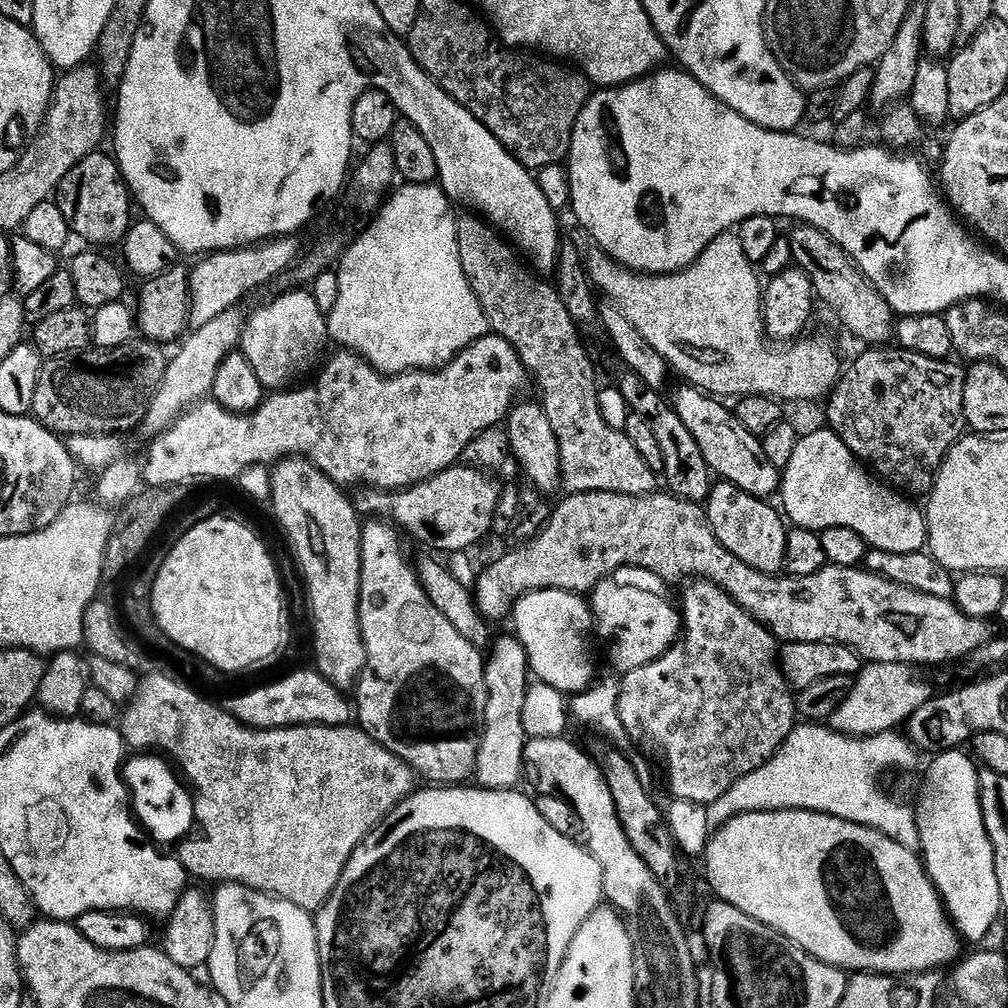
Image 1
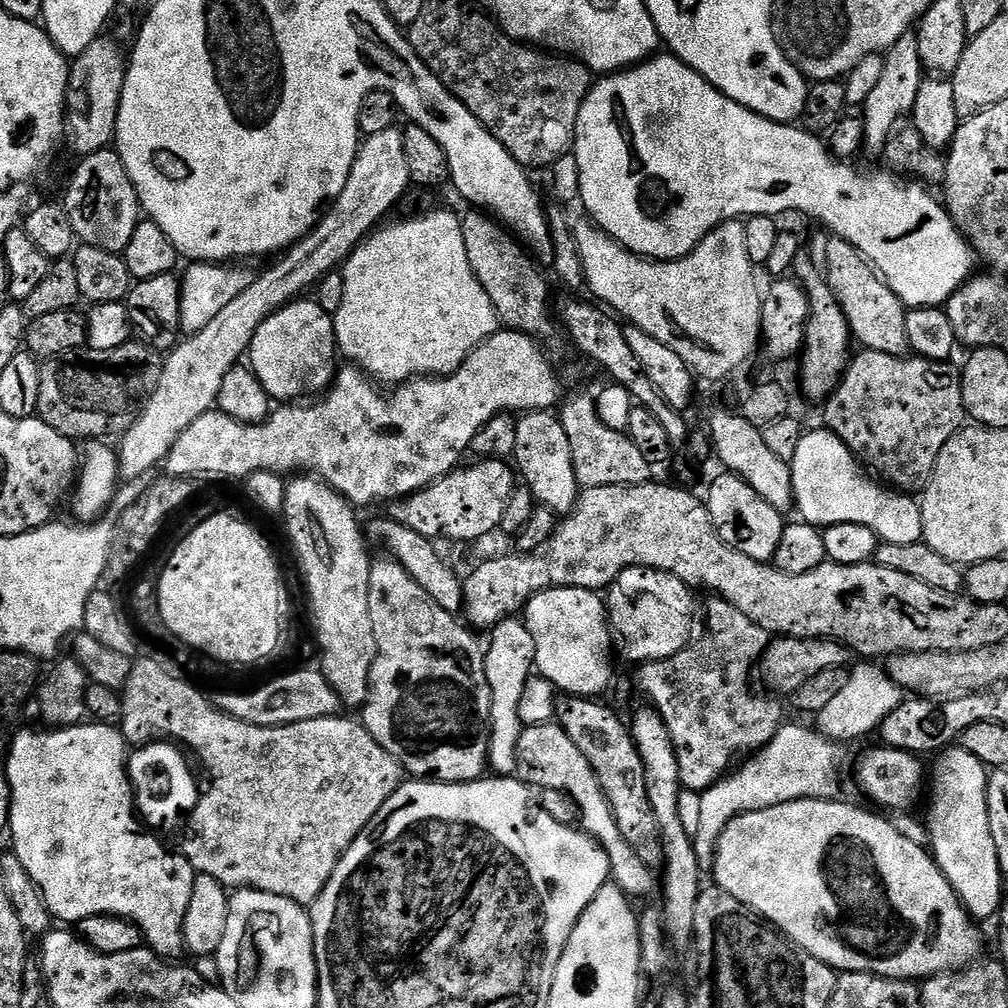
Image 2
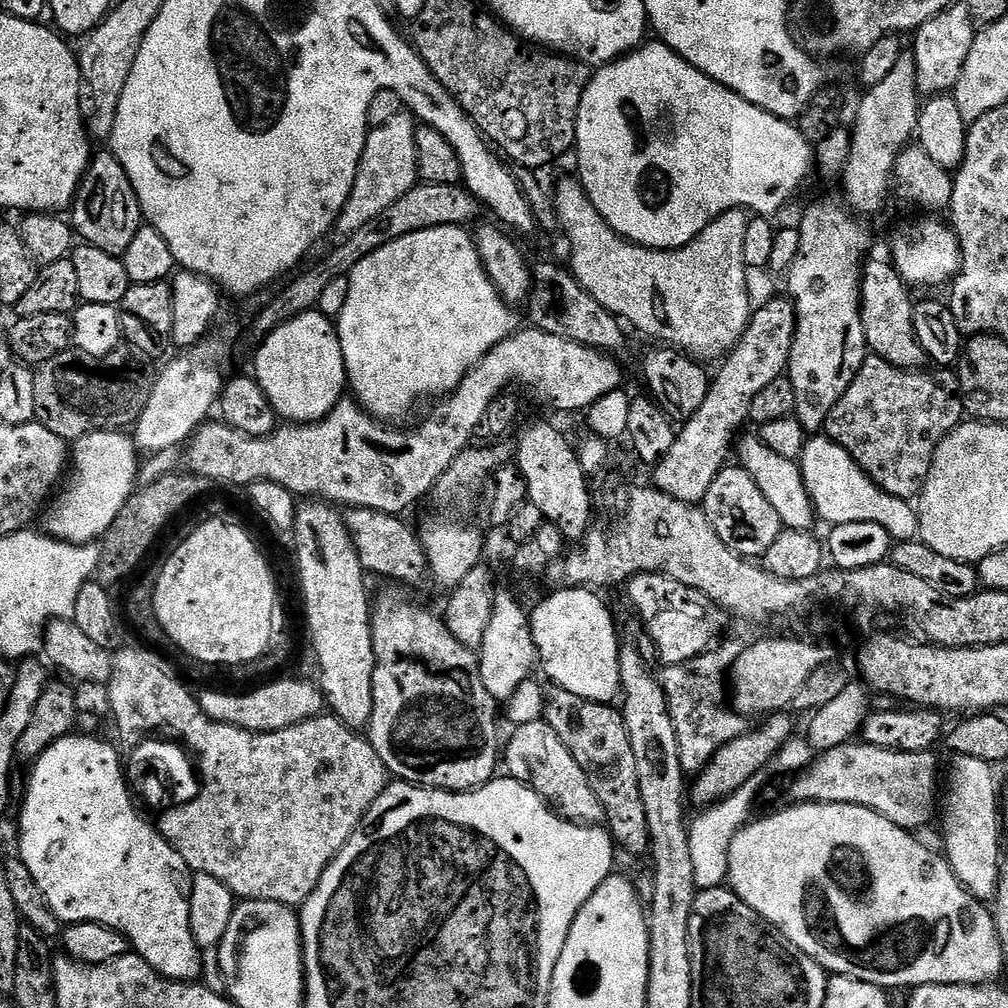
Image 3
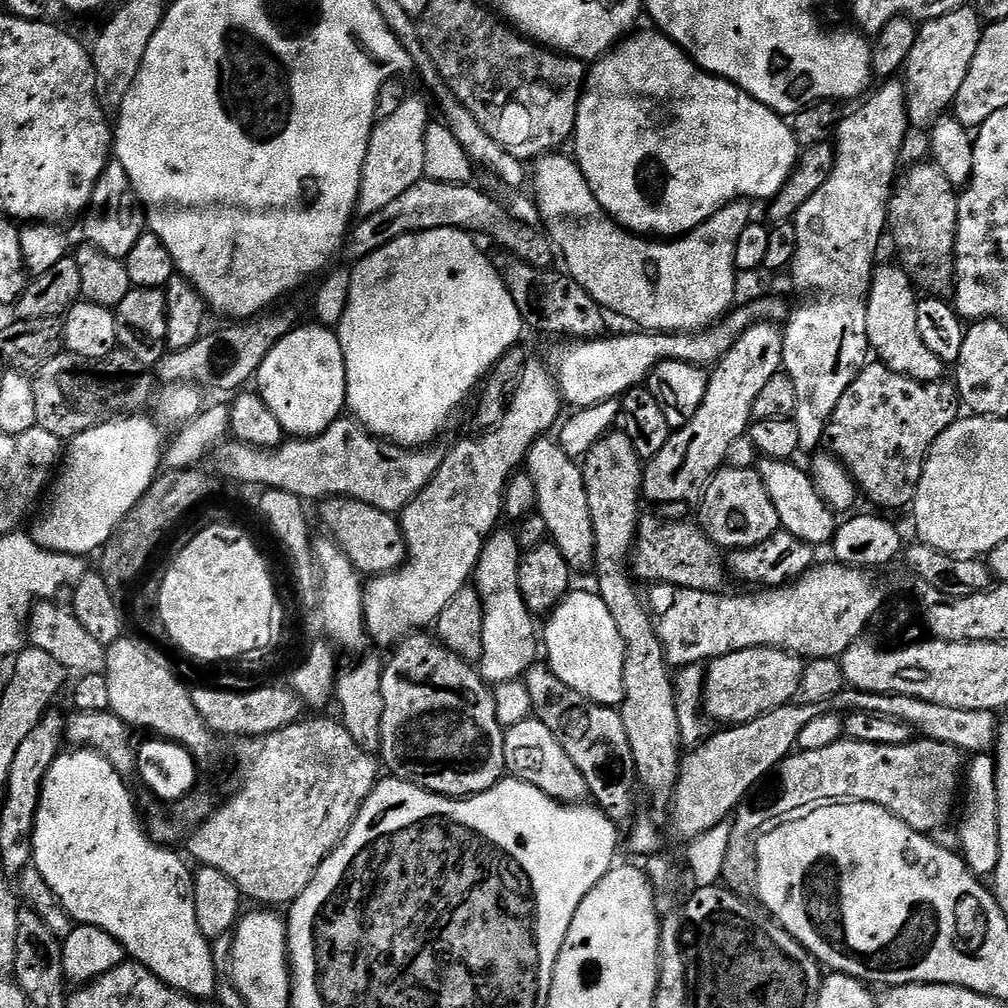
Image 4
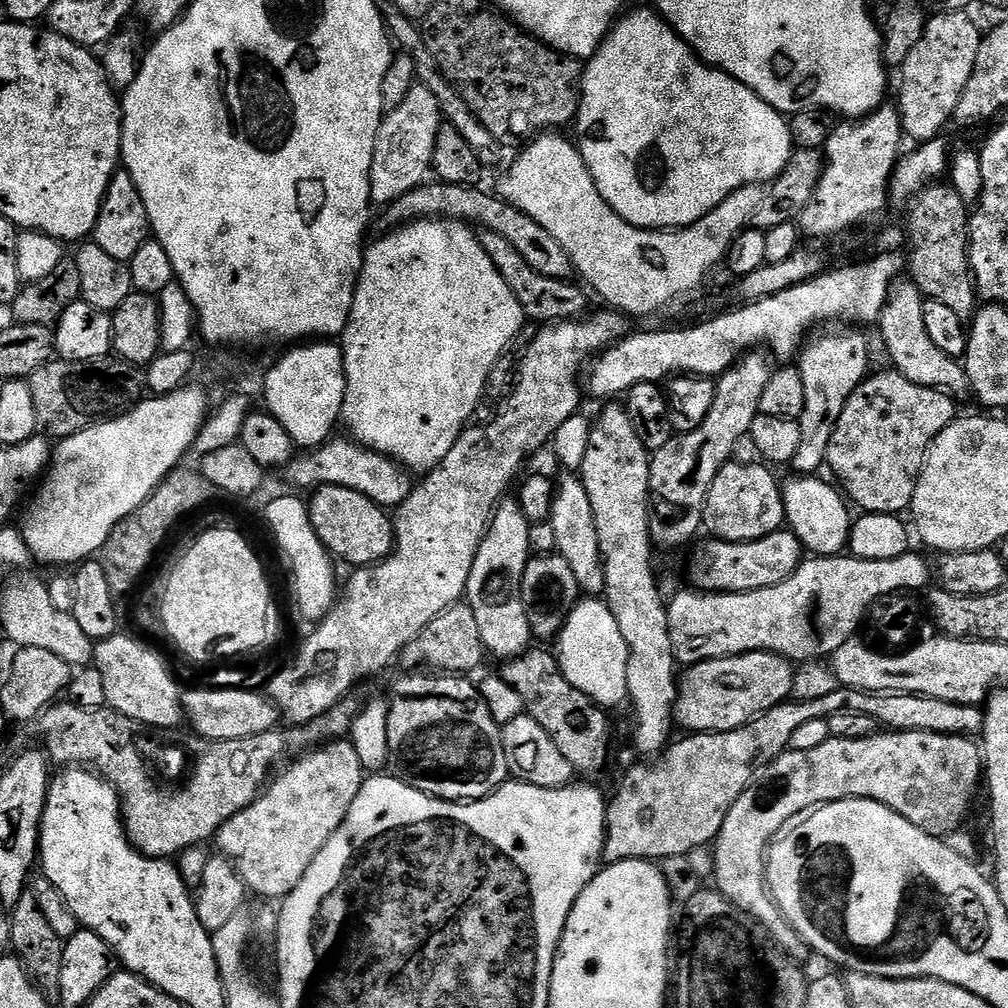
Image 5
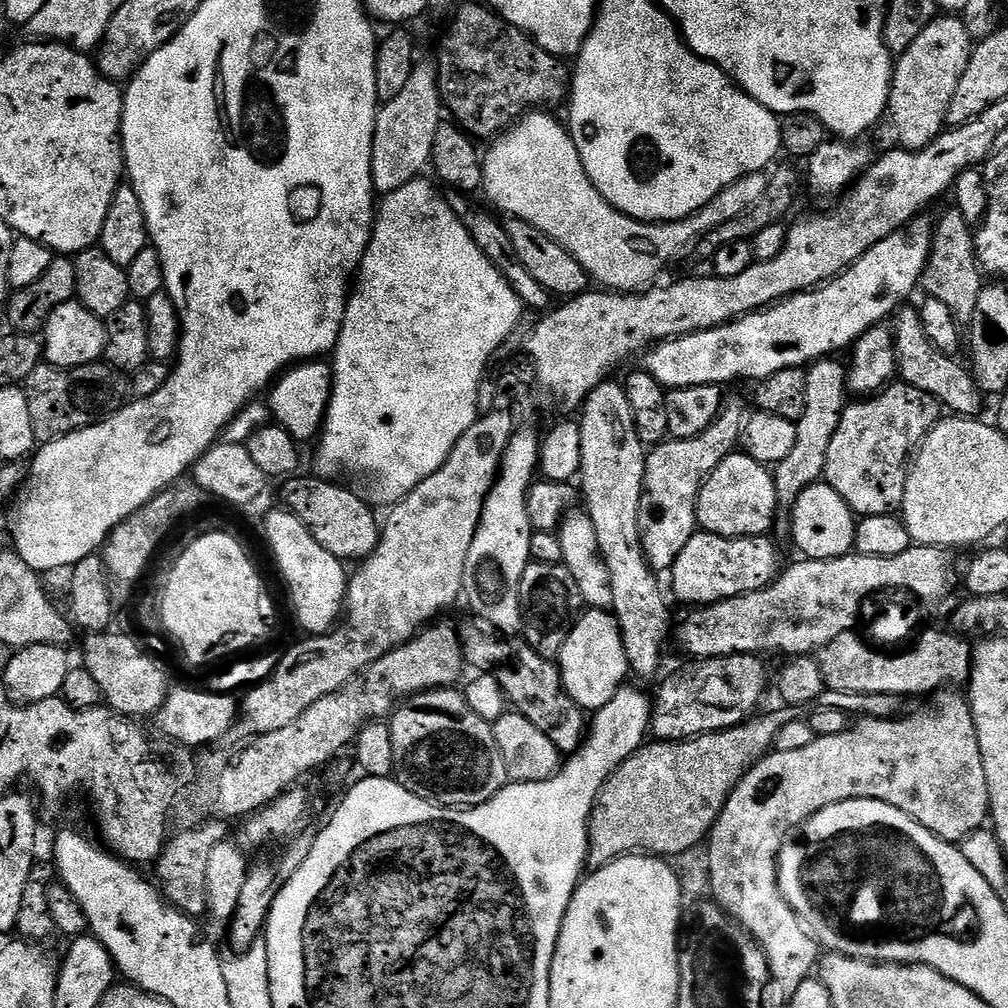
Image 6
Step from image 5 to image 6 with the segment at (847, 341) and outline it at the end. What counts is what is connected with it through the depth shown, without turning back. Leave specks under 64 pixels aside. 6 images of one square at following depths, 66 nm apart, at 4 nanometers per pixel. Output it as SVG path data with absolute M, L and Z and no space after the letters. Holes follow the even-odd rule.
M839 359L817 360L807 369L806 410L802 413L802 418L796 421L794 450L790 450L783 462L774 468L776 499L783 503L785 500L788 506L795 504L802 490L806 490L823 477L830 441L834 439L834 430L838 430L838 422L842 422L842 414L850 400L848 373L845 365L840 365L836 360Z

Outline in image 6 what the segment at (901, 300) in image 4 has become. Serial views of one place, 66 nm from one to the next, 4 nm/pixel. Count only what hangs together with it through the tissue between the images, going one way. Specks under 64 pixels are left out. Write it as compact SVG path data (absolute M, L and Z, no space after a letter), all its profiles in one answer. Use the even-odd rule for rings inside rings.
M904 306L899 309L895 317L896 324L894 323L898 372L903 383L918 386L918 390L926 390L936 400L939 400L949 413L969 418L975 417L979 413L976 411L979 410L980 399L982 399L982 393L976 387L976 377L965 365L963 368L959 364L959 359L950 357L945 352L939 352L933 346L922 326L919 311L915 307L908 307Z

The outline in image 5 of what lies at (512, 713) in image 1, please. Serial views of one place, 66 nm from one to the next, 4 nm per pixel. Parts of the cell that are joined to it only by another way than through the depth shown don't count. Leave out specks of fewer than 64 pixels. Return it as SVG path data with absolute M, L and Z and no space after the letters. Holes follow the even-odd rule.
M501 499L492 514L488 531L478 546L478 554L470 570L466 593L466 603L474 610L485 649L491 655L493 652L500 662L510 661L529 651L534 640L520 593L520 583L524 580L524 571L530 559L530 521L519 503L508 499Z

